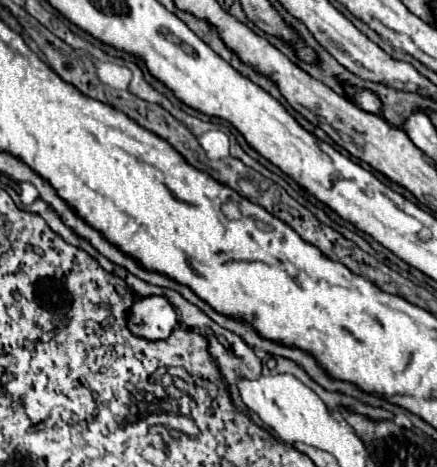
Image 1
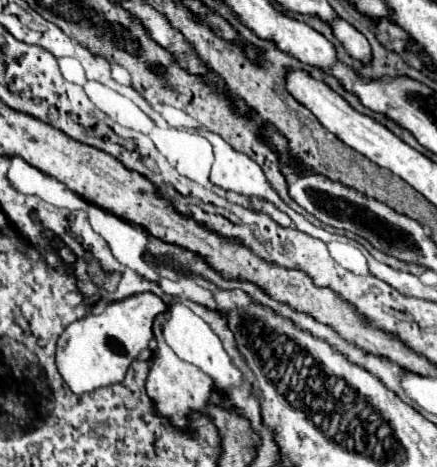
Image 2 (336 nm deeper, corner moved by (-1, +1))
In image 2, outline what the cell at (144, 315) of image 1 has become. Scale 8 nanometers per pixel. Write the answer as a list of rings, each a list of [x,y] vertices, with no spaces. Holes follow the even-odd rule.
[[[137,293],[127,299],[109,303],[103,311],[89,313],[87,317],[71,323],[57,341],[55,363],[75,395],[83,395],[95,391],[99,387],[107,387],[119,383],[125,377],[129,363],[139,355],[139,351],[147,349],[153,339],[153,319],[155,315],[165,311],[165,303],[153,293]]]

